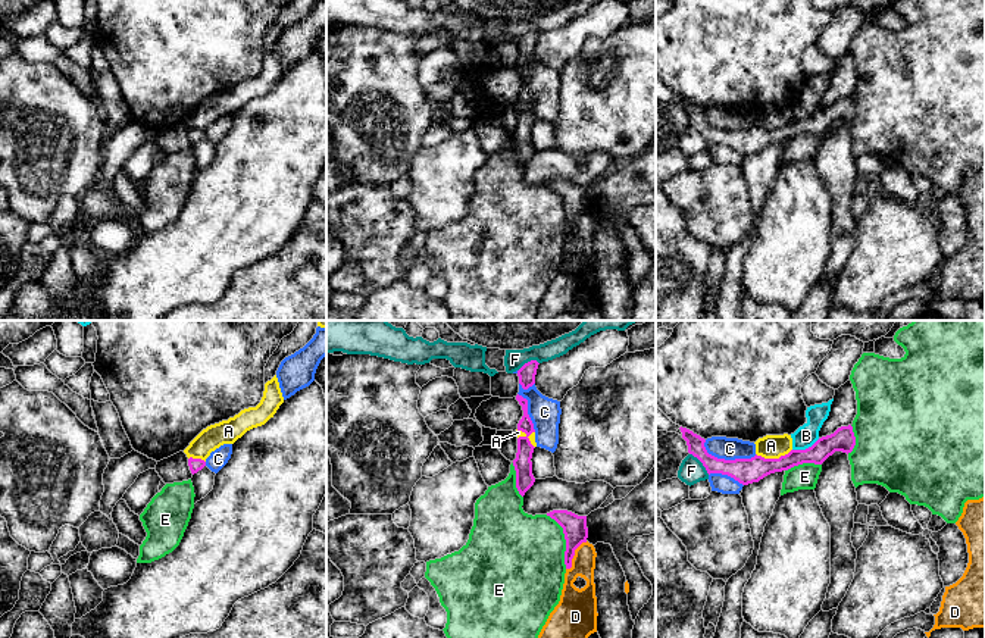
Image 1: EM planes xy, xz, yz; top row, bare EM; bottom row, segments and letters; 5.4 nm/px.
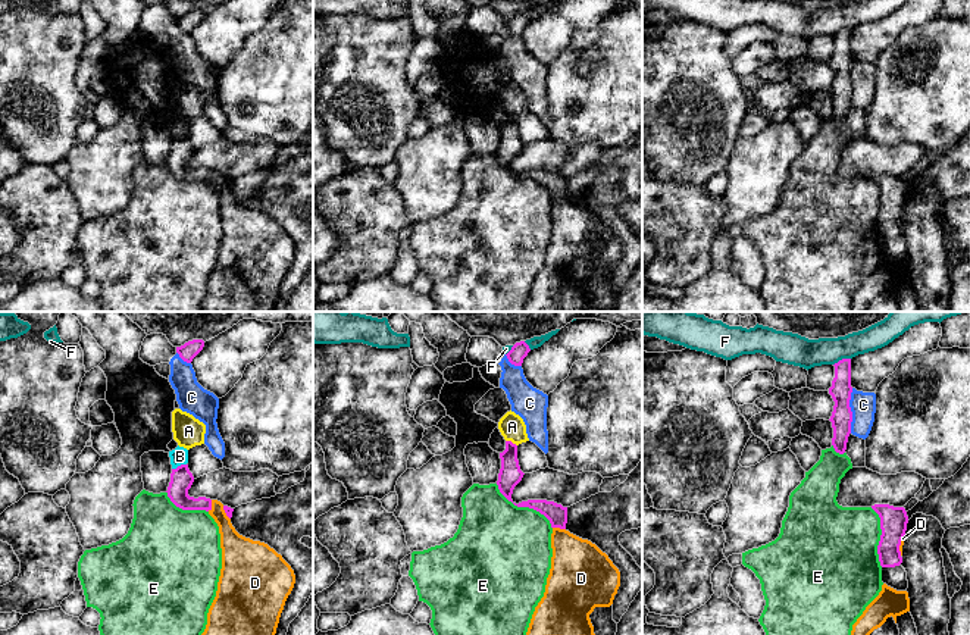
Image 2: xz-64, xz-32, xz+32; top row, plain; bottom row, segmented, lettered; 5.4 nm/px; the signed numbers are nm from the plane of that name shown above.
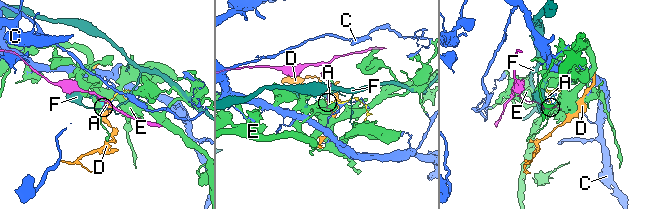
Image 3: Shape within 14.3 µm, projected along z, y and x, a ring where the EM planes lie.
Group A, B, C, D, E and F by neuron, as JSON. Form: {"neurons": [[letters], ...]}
{"neurons": [["A"], ["B"], ["C"], ["D"], ["E"], ["F"]]}

